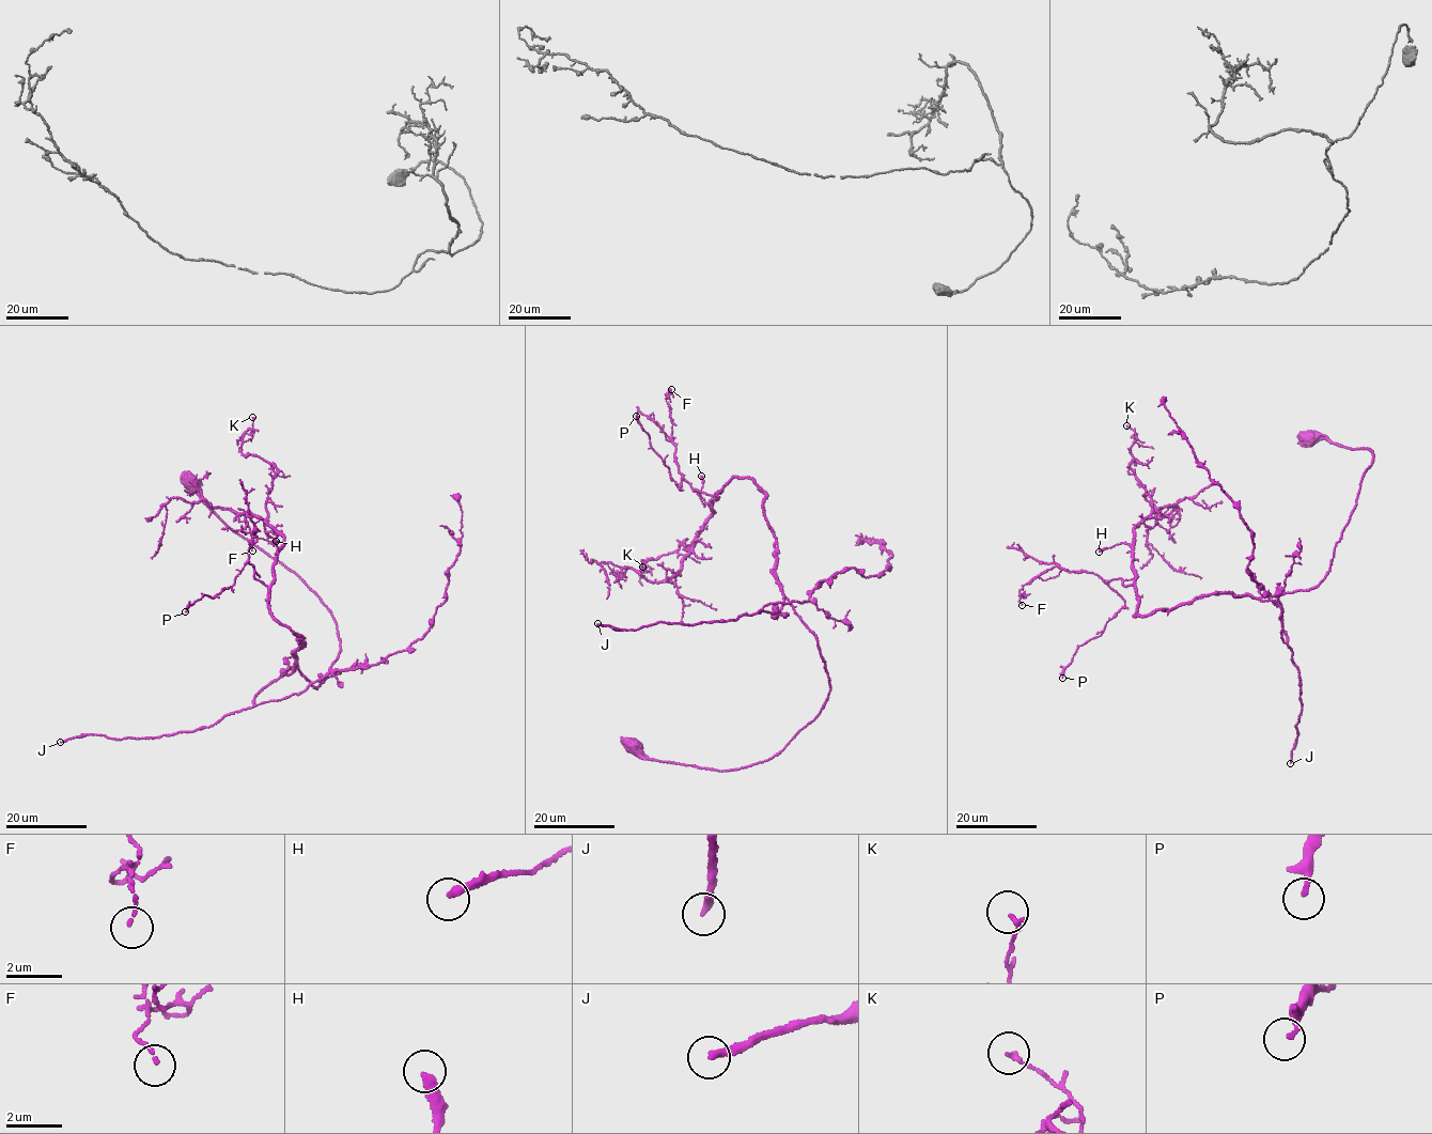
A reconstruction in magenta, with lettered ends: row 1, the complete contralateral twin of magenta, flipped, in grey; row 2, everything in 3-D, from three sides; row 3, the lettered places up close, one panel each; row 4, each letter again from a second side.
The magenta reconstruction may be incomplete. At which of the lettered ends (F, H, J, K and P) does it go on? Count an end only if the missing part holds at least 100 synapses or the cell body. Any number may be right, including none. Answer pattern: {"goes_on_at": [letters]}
{"goes_on_at": ["J"]}

